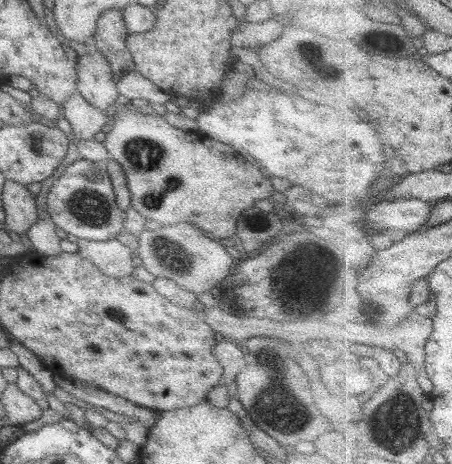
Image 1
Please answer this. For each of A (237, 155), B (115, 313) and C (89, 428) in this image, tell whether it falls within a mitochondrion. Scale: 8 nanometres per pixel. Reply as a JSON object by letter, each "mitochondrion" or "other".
{"A":"other","B":"mitochondrion","C":"other"}

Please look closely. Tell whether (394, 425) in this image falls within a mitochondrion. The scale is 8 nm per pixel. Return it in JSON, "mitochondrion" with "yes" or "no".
{"mitochondrion":"yes"}

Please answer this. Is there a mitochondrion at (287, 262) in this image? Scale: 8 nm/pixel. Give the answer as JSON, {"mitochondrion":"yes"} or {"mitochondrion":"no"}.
{"mitochondrion":"no"}

